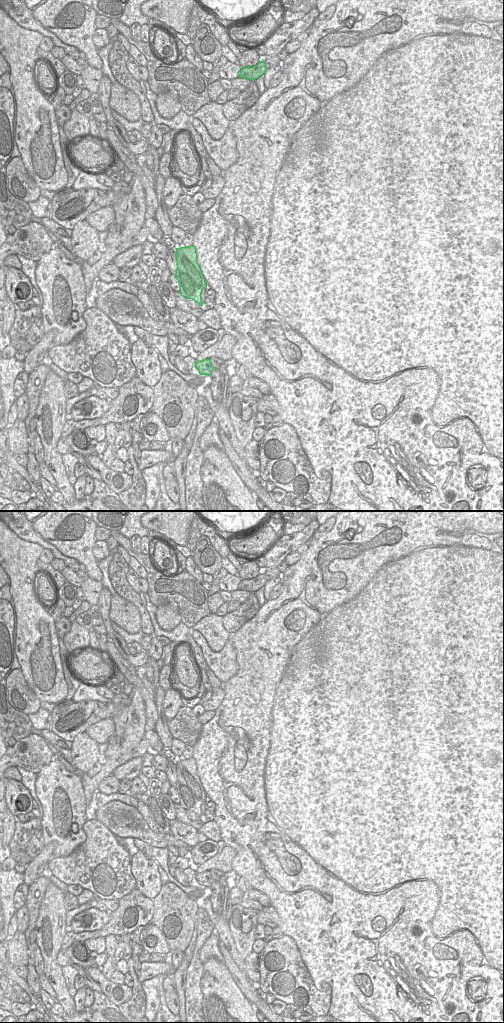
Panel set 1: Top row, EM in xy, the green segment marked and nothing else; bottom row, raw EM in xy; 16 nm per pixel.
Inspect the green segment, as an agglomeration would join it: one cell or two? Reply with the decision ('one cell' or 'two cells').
two cells

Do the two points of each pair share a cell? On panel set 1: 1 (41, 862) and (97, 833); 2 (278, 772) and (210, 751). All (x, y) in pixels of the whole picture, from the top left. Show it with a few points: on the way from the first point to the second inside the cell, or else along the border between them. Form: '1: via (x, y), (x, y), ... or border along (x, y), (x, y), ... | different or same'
1: border along (50, 859), (46, 864) | different
2: via (278, 747), (269, 739), (241, 772), (233, 768) | same

